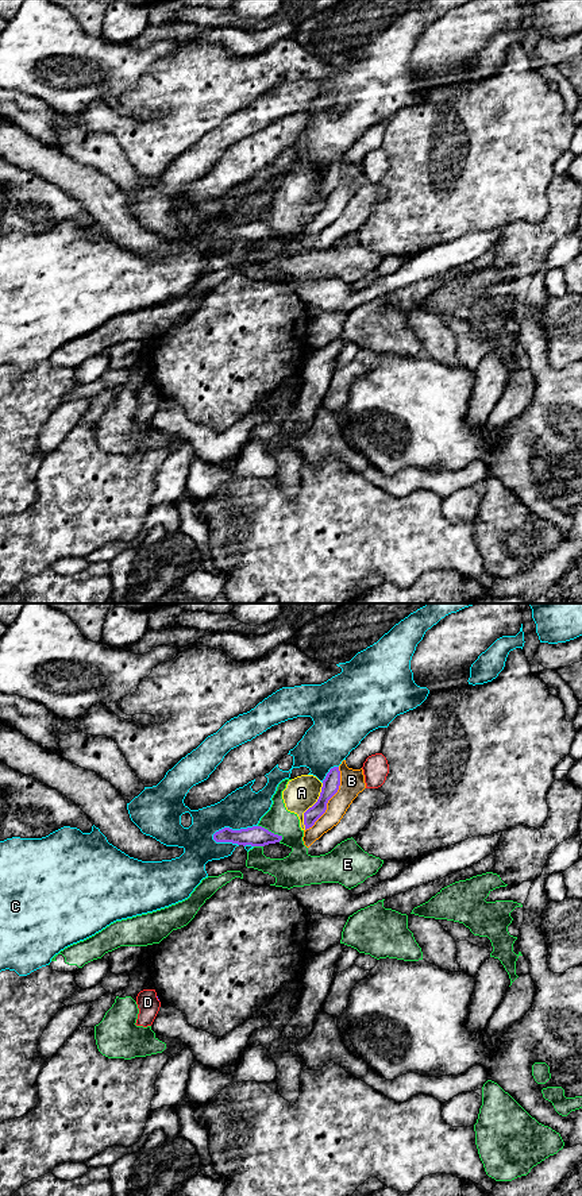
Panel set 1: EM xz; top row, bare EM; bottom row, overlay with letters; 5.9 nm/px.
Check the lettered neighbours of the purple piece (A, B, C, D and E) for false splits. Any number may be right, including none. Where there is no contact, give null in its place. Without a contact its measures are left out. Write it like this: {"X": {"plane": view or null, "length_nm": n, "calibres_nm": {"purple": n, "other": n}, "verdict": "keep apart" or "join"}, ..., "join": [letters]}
{"A": {"plane": "xz", "length_nm": 300, "calibres_nm": {"purple": 100, "other": 200}, "verdict": "keep apart"}, "B": {"plane": "xz", "length_nm": 440, "calibres_nm": {"purple": 100, "other": 140}, "verdict": "keep apart"}, "C": {"plane": "xz", "length_nm": 280, "calibres_nm": {"purple": 130, "other": 240}, "verdict": "keep apart"}, "D": {"plane": null, "verdict": "keep apart"}, "E": {"plane": "xz", "length_nm": 170, "calibres_nm": {"purple": 130, "other": 160}, "verdict": "keep apart"}, "join": []}

